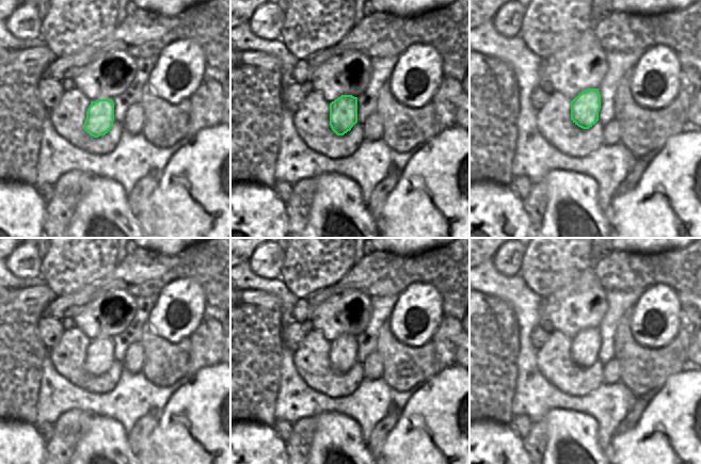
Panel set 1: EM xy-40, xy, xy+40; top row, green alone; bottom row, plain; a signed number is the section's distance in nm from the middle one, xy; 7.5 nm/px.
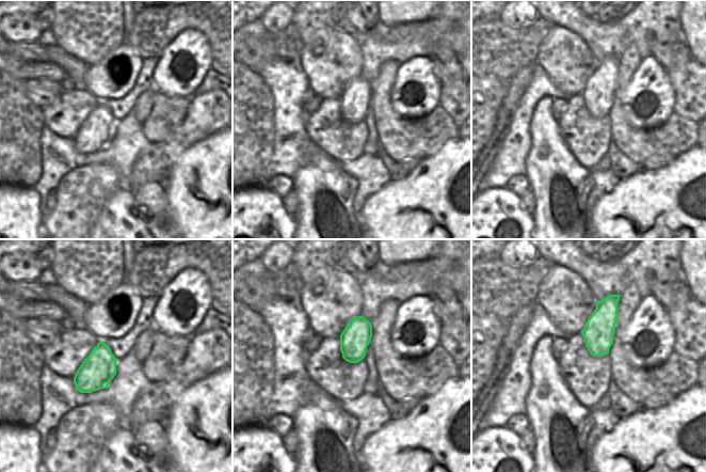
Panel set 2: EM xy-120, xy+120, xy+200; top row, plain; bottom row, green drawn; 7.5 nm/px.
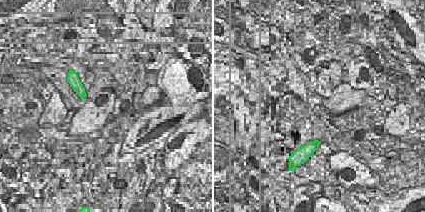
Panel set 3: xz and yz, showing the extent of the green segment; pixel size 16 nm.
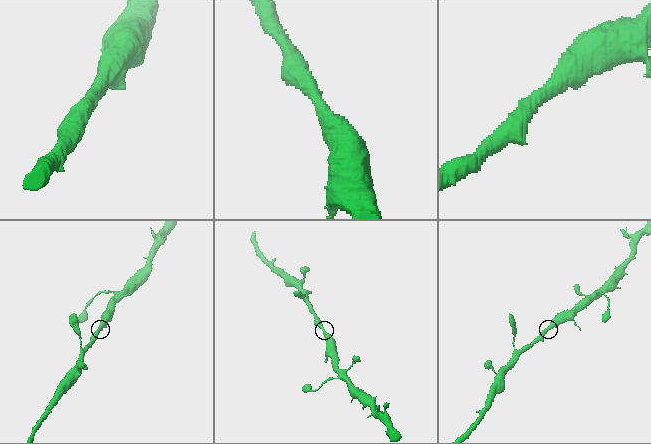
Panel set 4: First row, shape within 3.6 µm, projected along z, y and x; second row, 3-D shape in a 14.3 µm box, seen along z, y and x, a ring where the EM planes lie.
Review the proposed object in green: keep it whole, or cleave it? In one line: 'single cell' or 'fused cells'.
single cell

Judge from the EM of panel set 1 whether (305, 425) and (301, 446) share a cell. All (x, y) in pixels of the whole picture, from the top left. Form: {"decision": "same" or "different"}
{"decision": "same"}

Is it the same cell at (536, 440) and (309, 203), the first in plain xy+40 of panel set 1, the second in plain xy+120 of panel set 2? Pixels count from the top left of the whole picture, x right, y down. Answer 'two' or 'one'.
two

